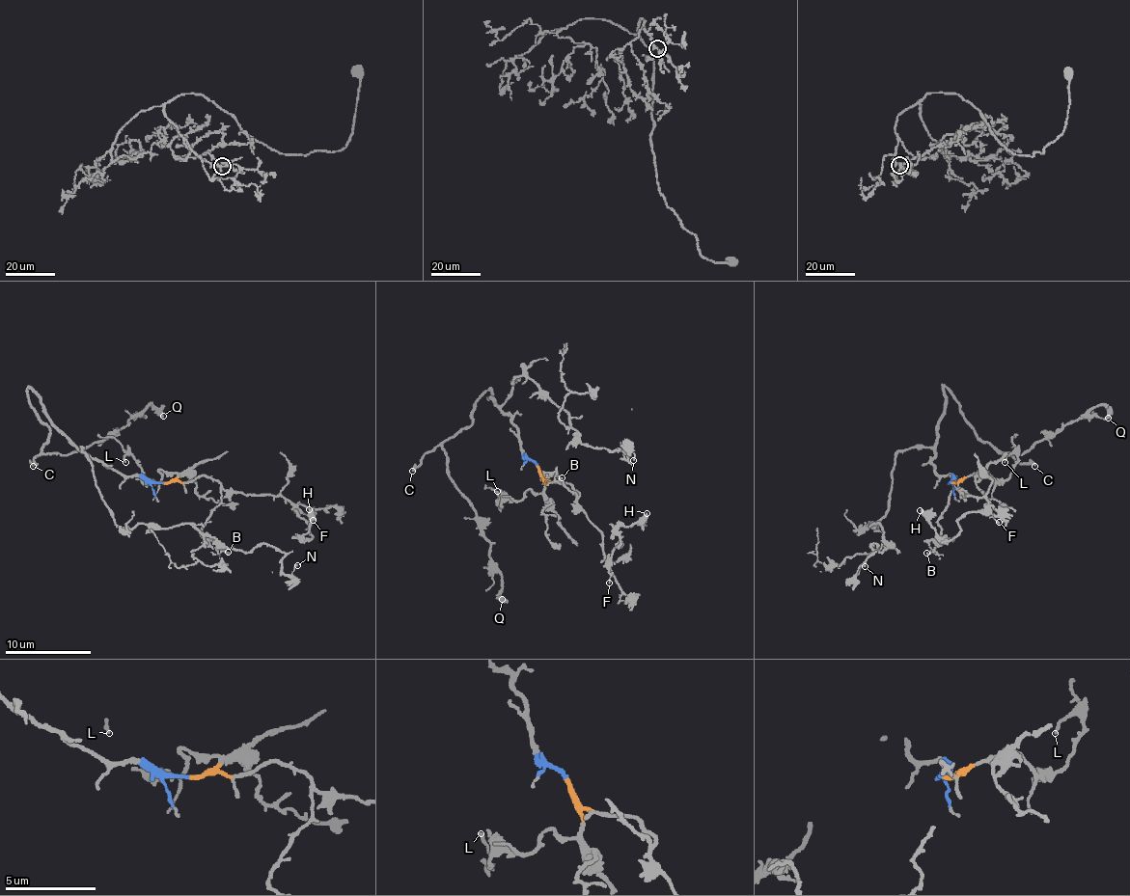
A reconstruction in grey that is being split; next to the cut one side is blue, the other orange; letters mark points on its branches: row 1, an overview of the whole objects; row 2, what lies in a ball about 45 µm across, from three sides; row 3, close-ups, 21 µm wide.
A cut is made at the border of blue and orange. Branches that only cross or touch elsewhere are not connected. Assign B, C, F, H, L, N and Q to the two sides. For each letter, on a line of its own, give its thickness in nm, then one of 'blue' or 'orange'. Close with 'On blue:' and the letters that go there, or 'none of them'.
B: calibre 110 nm; orange
C: calibre 300 nm; blue
F: calibre 100 nm; orange
H: calibre 420 nm; orange
L: calibre 150 nm; orange
N: calibre 110 nm; blue
Q: calibre 280 nm; blue
On blue: C, N, Q

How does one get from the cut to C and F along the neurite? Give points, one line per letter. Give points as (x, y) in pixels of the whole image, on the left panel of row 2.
C: (162, 482), (124, 476), (96, 461), (57, 426), (30, 388), (28, 400), (49, 435), (33, 467)
F: (162, 482), (186, 482), (203, 476), (213, 478), (225, 489), (279, 495), (314, 521)

